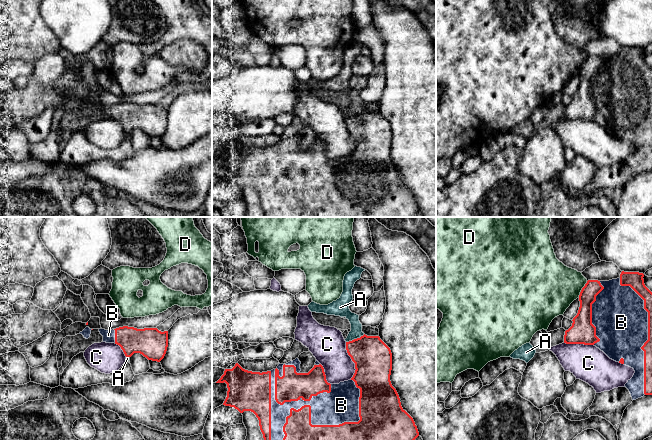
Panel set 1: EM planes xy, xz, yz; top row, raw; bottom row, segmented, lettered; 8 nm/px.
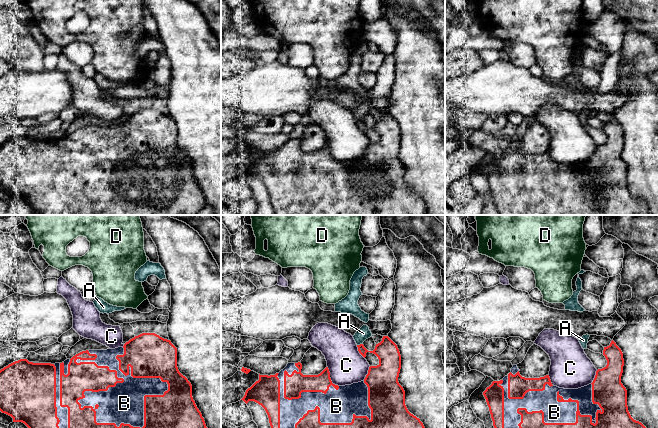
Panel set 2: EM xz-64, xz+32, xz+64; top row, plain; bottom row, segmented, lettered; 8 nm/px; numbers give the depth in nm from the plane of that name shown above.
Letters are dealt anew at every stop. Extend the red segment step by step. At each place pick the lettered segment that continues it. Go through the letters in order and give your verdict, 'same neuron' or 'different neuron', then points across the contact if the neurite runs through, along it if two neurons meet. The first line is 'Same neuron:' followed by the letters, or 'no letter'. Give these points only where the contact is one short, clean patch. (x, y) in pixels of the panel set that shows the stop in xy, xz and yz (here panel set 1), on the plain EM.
Same neuron: B
A: different neuron; border xz (364, 110), (346, 118)
B: same neuron
C: different neuron
D: different neuron

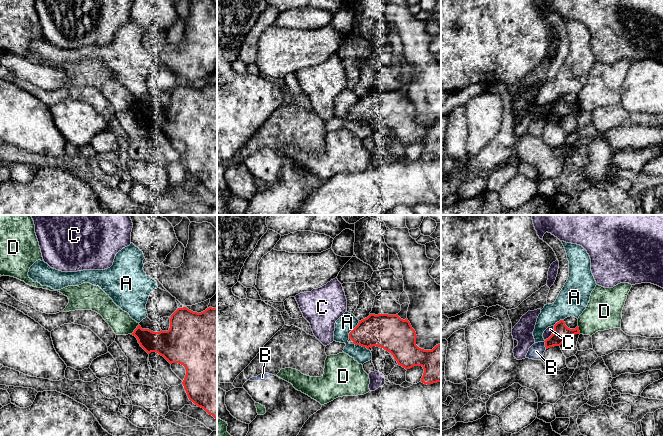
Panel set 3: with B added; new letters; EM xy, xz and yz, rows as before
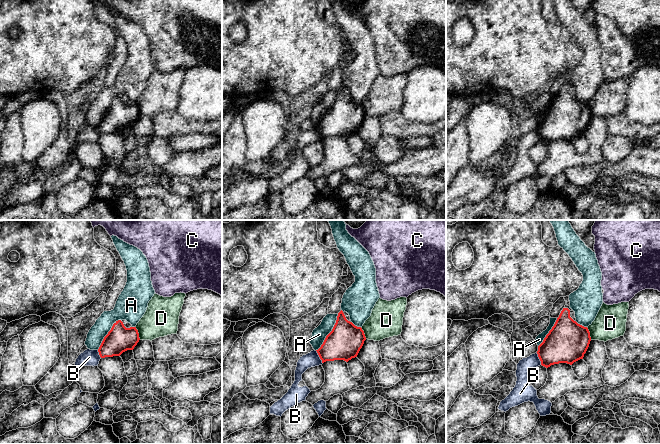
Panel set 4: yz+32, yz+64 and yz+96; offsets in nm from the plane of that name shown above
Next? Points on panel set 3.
Same neuron: no letter
A: different neuron; border xz (359, 97), (349, 109), (348, 114)
B: different neuron; border yz (544, 117), (546, 124)
C: different neuron
D: different neuron; border xy (138, 100), (131, 110)

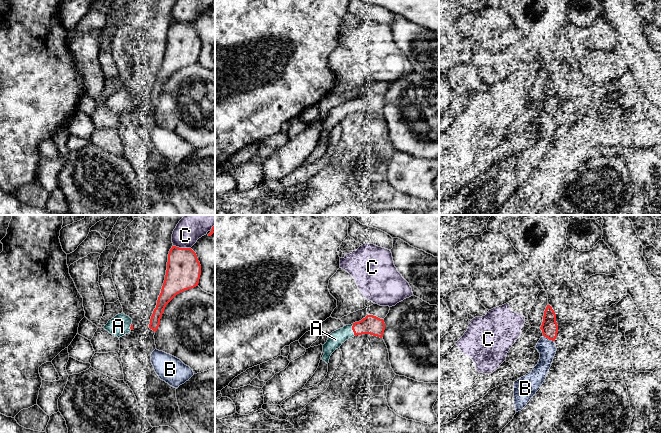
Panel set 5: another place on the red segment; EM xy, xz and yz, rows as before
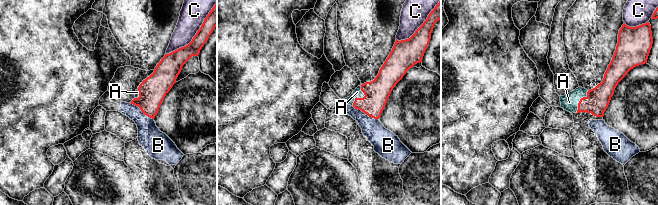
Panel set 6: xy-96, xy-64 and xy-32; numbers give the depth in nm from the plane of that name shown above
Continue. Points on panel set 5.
Same neuron: A
A: same neuron
B: different neuron
C: different neuron

